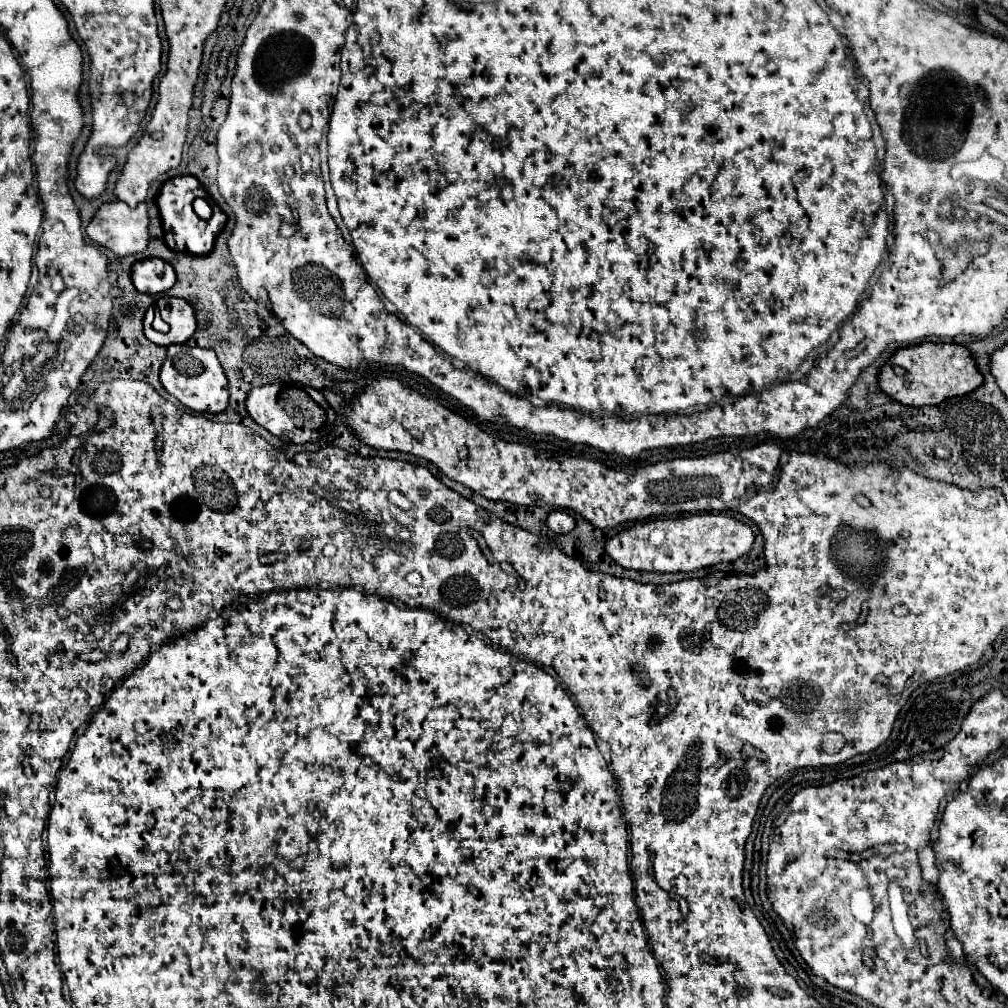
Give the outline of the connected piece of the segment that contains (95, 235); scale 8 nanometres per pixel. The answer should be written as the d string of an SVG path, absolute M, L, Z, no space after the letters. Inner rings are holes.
M117 200L117 202L101 204L95 216L91 218L89 226L85 228L85 232L91 242L111 250L115 256L129 256L129 254L143 252L145 246L149 244L147 226L149 226L149 218L147 218L147 206L143 202L137 204L135 208L129 208L125 202Z

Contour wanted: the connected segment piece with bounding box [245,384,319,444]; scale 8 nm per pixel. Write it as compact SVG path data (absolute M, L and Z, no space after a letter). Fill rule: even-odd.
M269 384L269 386L253 388L249 392L249 398L245 398L245 408L249 416L259 426L263 426L265 430L269 430L273 436L281 440L291 440L295 444L319 440L319 430L297 428L291 416L279 406L279 392L283 388L285 388L283 384Z

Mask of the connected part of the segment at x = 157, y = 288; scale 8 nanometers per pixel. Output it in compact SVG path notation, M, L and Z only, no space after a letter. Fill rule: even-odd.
M147 258L133 264L131 280L139 292L153 296L167 292L175 284L175 270L165 260Z

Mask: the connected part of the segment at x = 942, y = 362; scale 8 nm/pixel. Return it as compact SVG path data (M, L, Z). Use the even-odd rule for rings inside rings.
M923 342L917 346L899 348L891 354L891 358L879 370L879 388L889 398L905 404L905 406L927 406L939 404L945 398L963 396L981 386L983 376L979 374L971 352L961 344L931 344ZM893 366L901 366L905 370L903 378L893 374Z

